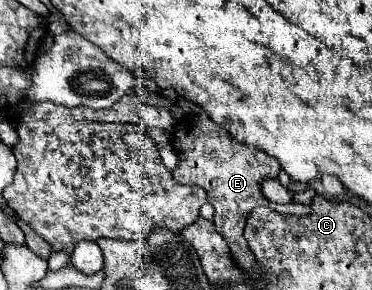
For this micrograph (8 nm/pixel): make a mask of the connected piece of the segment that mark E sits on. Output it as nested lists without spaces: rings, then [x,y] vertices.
[[[205,111],[185,115],[177,123],[171,143],[179,157],[177,167],[171,171],[173,179],[179,181],[181,185],[199,185],[207,191],[209,203],[215,207],[213,223],[217,227],[217,233],[221,233],[221,237],[227,241],[231,255],[241,269],[251,273],[257,269],[255,257],[251,255],[243,237],[245,219],[251,213],[251,209],[255,209],[257,205],[271,205],[279,213],[291,213],[297,217],[309,213],[309,205],[299,205],[299,203],[279,205],[279,203],[267,201],[261,193],[261,183],[265,179],[278,176],[281,167],[277,159],[265,155],[259,149],[237,143],[235,139],[227,135],[227,131],[223,131],[223,127],[213,123]]]

